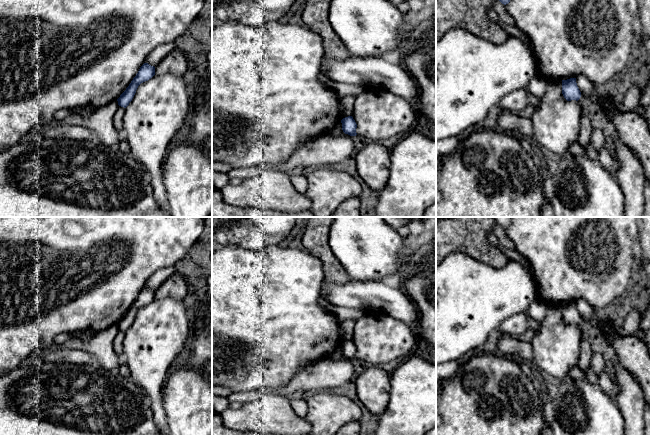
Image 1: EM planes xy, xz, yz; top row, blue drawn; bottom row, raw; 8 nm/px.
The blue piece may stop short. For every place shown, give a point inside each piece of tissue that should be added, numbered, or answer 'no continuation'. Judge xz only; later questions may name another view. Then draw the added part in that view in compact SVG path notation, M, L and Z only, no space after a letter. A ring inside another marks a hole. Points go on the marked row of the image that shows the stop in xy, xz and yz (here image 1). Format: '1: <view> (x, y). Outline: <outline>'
no continuation

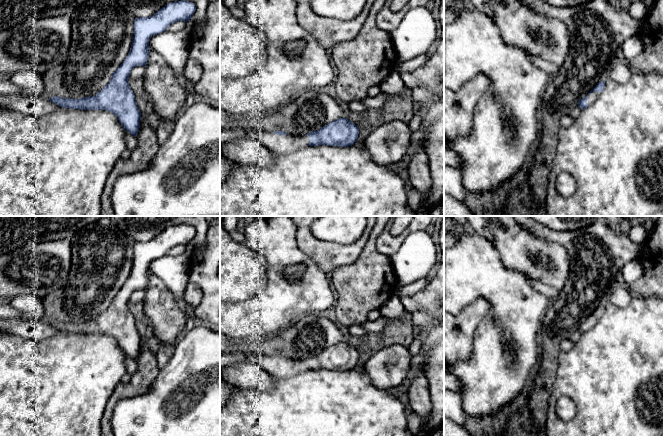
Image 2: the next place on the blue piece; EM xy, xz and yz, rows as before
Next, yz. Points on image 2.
1: yz (593, 96). Outline: M592 92L591 94L587 95L587 104L590 106L593 102L598 98L601 92Z

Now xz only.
1: xz (282, 144). Outline: M259 129L259 130L251 130L245 137L239 138L239 139L255 139L259 141L262 145L264 145L267 149L269 149L271 152L275 152L278 154L290 154L293 152L296 152L300 149L303 149L308 146L309 143L309 136L302 135L302 136L294 136L294 135L277 135L273 132L269 132L265 129ZM235 139L233 141L237 141L239 139Z

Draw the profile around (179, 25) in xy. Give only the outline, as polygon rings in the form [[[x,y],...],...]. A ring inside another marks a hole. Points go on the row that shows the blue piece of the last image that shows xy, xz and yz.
[[[177,21],[177,22],[171,24],[167,28],[167,31],[178,32],[178,31],[181,31],[181,30],[186,30],[186,28],[187,28],[187,22]]]

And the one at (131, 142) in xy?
[[[128,131],[125,132],[125,141],[126,141],[126,148],[132,152],[134,148],[137,146],[137,139],[135,136],[130,134]]]

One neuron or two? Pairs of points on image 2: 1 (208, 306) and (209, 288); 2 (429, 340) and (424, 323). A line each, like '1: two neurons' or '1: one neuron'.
1: one neuron
2: one neuron

